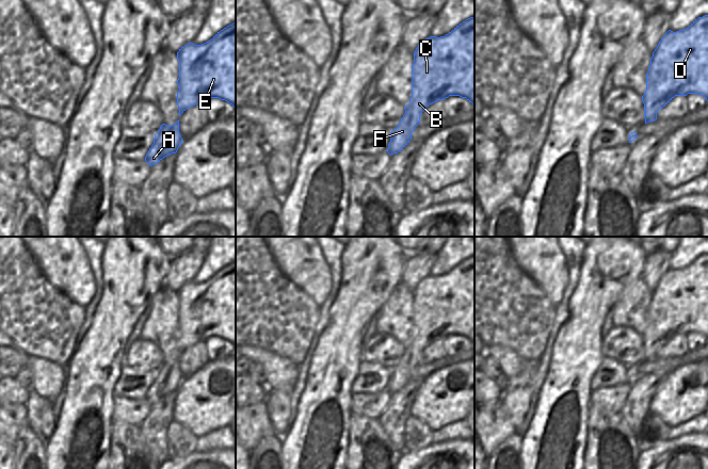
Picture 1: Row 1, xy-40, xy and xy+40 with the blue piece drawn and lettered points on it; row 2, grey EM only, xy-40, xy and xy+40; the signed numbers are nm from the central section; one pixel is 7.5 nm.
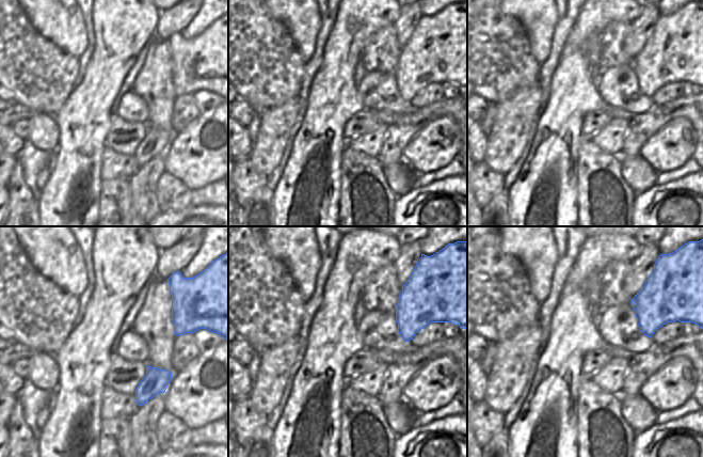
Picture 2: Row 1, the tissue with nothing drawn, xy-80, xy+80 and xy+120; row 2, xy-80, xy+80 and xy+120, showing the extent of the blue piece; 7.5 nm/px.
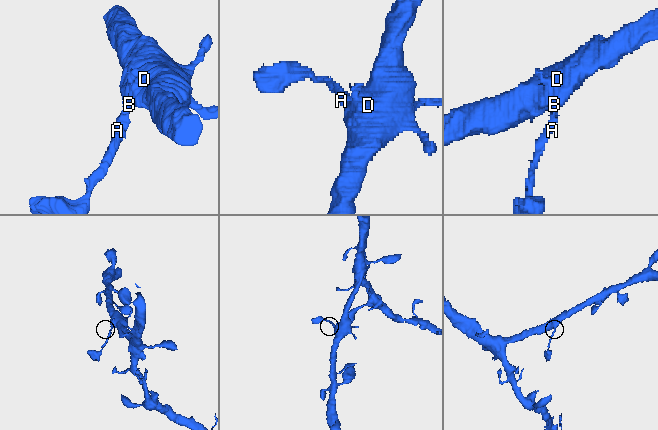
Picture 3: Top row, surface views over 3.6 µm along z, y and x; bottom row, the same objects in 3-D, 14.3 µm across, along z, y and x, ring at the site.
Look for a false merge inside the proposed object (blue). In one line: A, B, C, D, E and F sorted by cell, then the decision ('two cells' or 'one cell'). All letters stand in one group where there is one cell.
A B C D E F; one cell

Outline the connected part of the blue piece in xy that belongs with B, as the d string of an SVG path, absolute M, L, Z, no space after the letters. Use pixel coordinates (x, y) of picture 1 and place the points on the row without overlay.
M474 256L466 258L445 275L425 277L416 287L412 304L412 336L399 363L390 371L386 390L390 394L401 390L412 378L422 351L449 335L460 335L474 343Z

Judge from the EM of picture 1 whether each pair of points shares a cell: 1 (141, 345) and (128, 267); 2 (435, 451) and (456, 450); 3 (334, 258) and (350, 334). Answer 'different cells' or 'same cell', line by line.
1: different cells
2: same cell
3: different cells

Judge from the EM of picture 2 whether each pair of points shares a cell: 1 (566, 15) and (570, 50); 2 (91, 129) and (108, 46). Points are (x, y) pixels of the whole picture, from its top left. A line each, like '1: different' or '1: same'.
1: different
2: same

